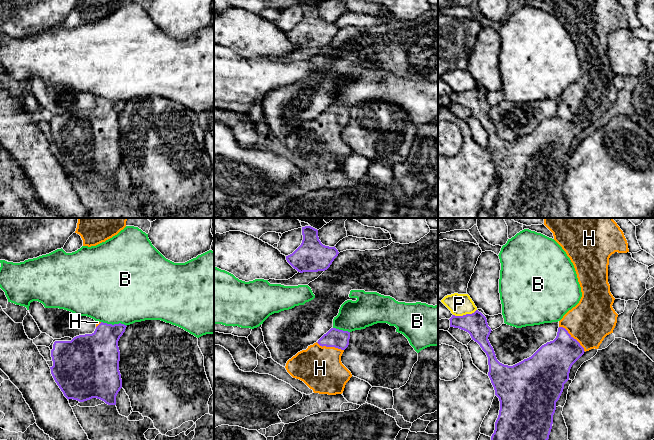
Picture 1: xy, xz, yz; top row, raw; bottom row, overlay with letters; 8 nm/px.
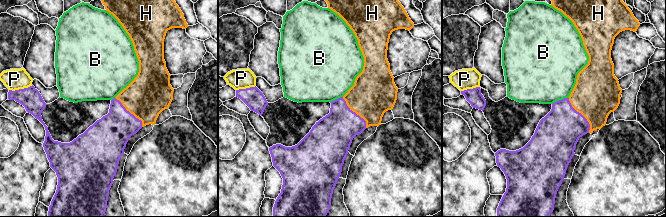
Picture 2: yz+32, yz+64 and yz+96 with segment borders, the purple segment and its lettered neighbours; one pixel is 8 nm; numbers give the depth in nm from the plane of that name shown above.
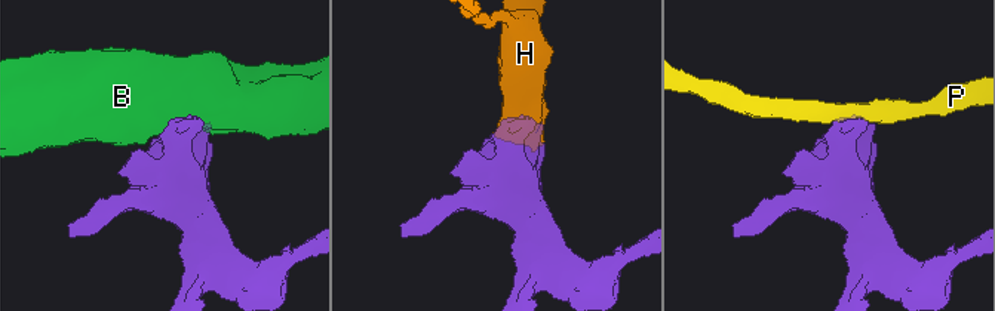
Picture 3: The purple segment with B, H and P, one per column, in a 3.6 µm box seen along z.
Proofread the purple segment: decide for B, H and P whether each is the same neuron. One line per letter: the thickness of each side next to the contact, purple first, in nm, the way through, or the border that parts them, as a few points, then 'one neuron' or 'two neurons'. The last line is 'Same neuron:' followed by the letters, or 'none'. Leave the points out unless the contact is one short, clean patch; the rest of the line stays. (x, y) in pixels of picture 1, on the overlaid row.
B: calibres 320 and 480 nm; border xy (101, 321), (107, 324), (123, 323), (126, 326); two neurons
H: calibres 300 and 360 nm; one neuron
P: calibres 180 and 180 nm; border yz (476, 309), (471, 313), (453, 315); two neurons
Same neuron: H

